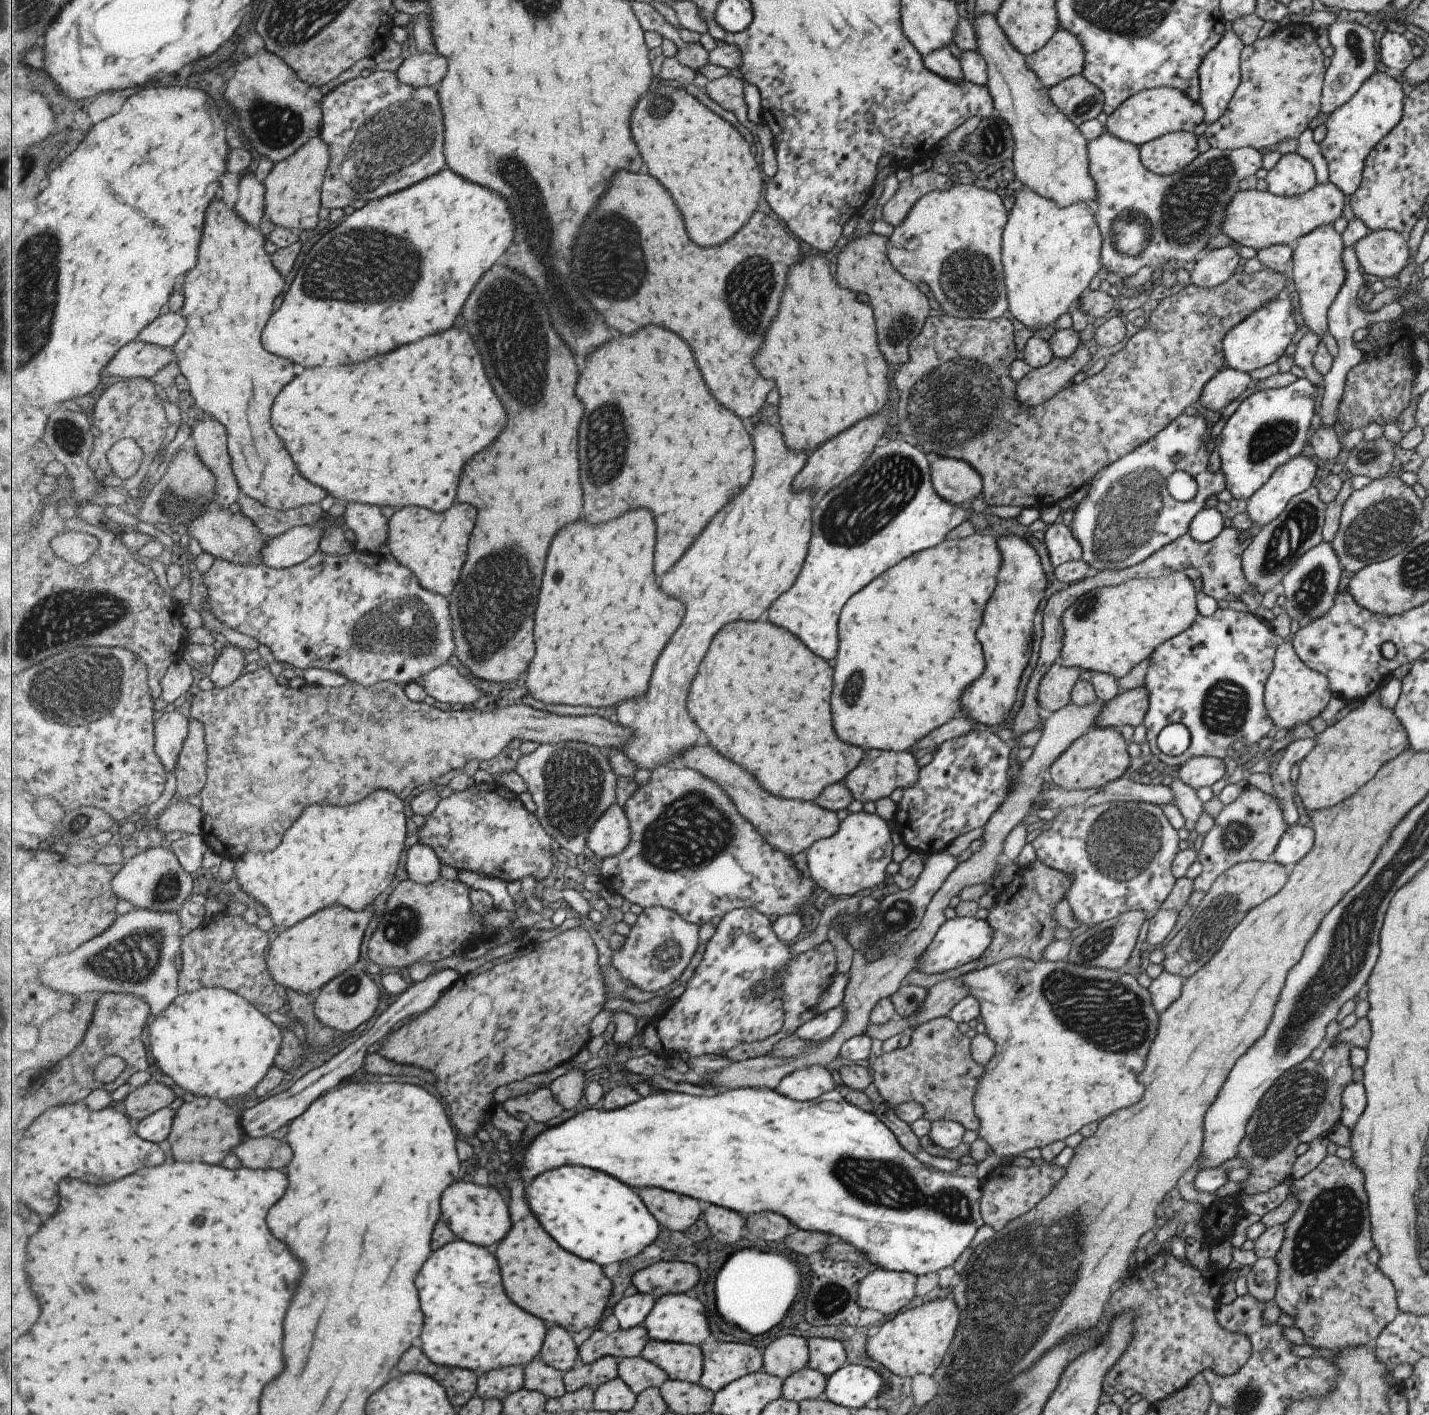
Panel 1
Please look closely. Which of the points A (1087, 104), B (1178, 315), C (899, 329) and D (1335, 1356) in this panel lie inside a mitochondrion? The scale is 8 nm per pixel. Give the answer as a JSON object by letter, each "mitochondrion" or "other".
{"A":"mitochondrion","B":"other","C":"mitochondrion","D":"other"}

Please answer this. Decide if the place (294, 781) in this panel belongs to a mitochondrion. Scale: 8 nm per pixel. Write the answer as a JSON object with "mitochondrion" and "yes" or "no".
{"mitochondrion":"yes"}

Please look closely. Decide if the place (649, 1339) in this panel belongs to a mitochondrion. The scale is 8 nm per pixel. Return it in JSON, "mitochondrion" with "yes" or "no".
{"mitochondrion":"no"}

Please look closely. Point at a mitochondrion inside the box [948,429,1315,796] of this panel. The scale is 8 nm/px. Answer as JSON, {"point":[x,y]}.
{"point":[1131,514]}

